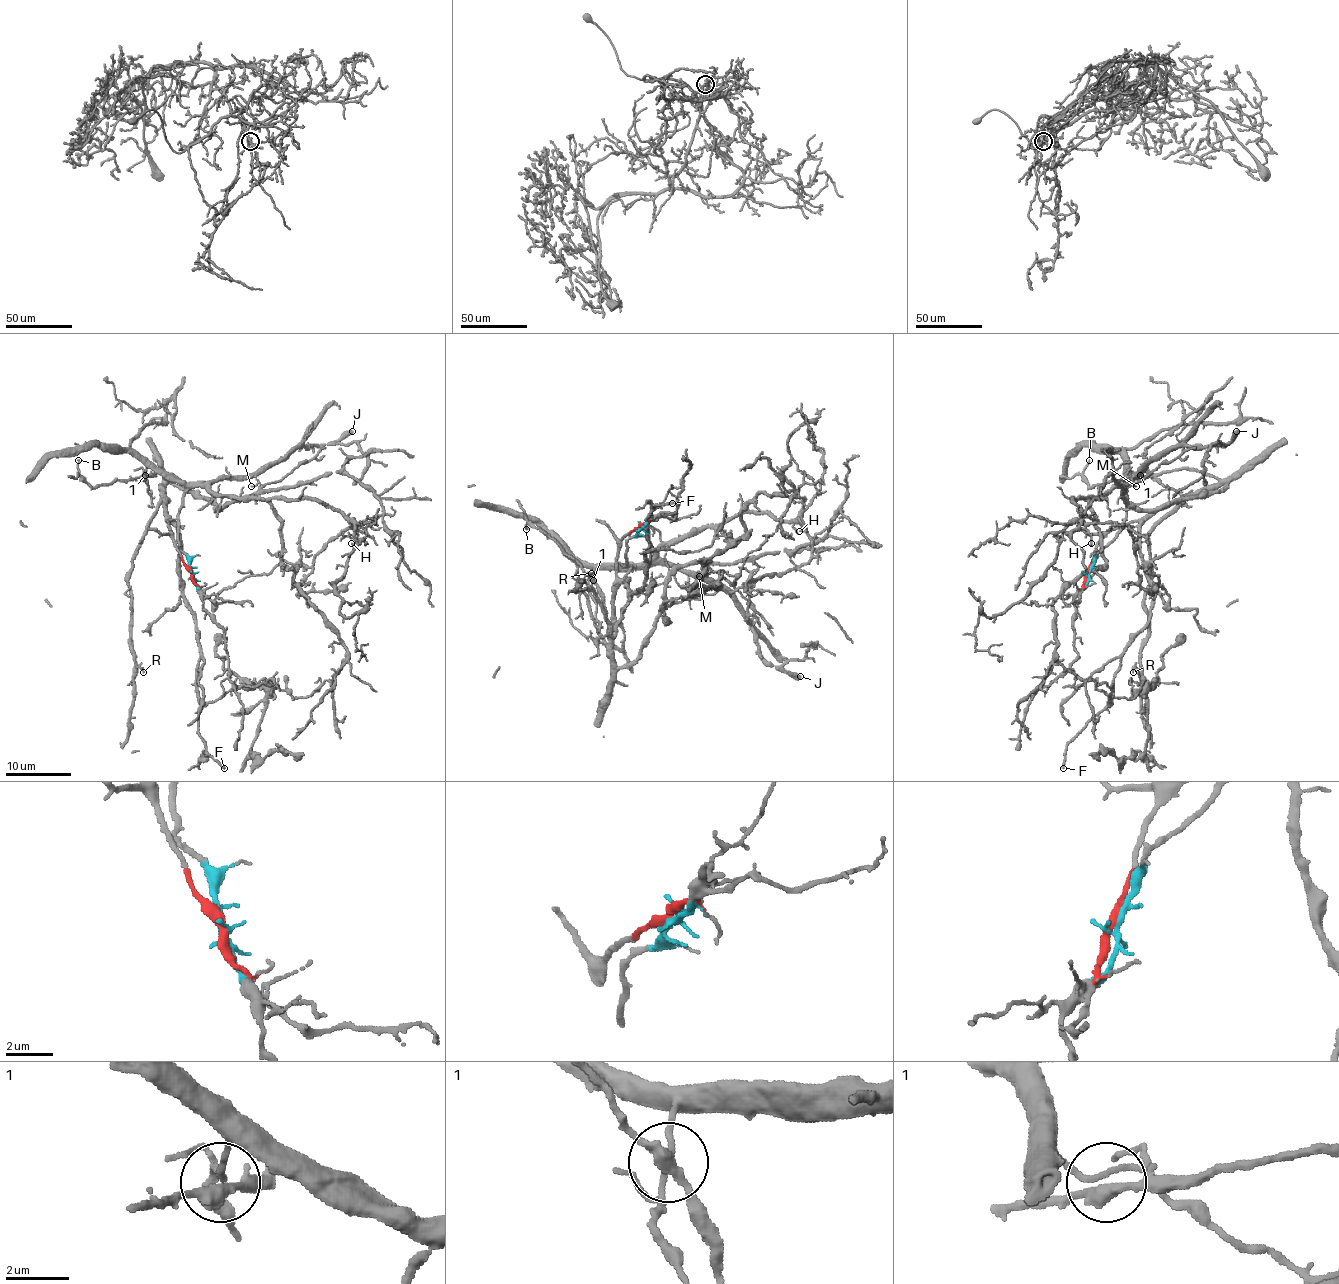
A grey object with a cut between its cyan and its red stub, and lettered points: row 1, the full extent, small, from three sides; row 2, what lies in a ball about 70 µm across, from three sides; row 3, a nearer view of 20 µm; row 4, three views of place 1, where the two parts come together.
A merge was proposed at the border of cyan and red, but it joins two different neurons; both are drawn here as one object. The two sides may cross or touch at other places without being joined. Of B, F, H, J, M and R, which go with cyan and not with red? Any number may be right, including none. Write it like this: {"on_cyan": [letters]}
{"on_cyan": ["H", "J", "M"]}

